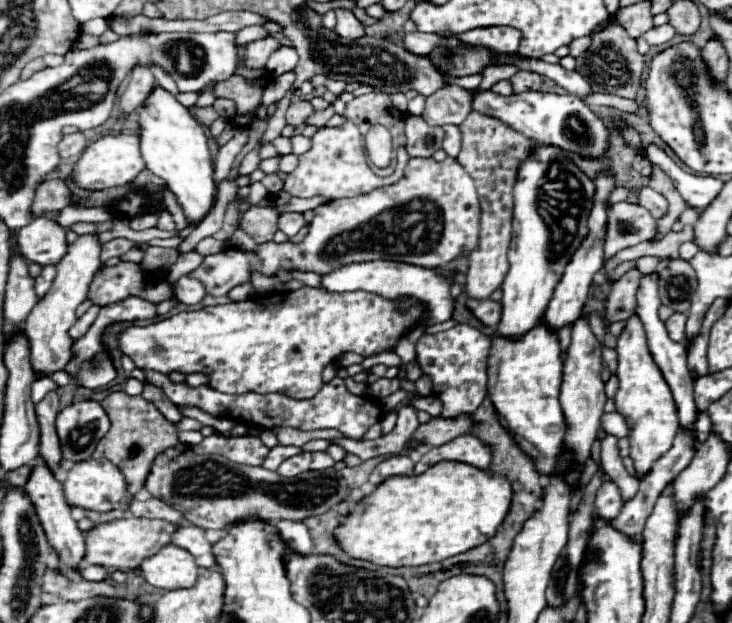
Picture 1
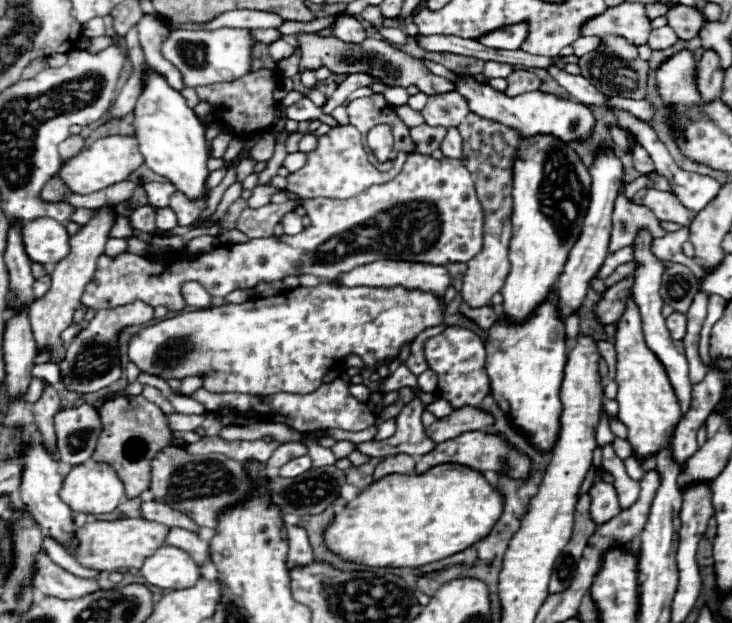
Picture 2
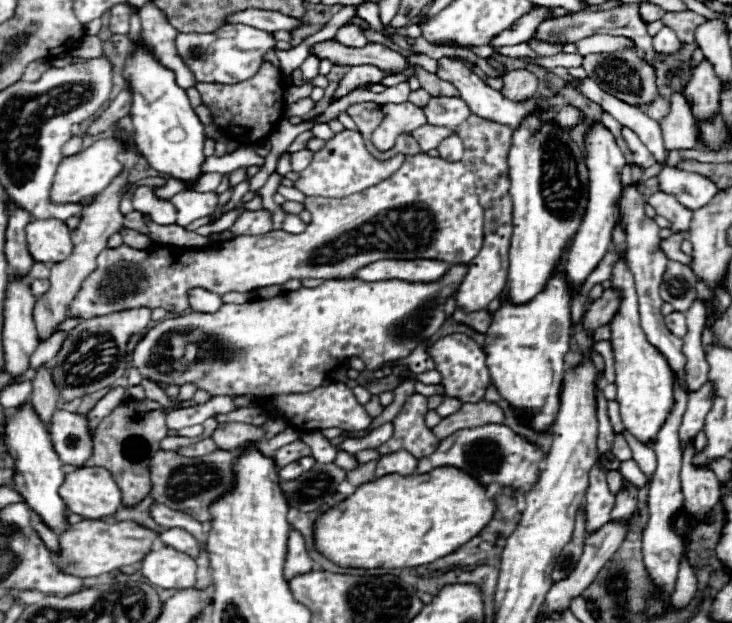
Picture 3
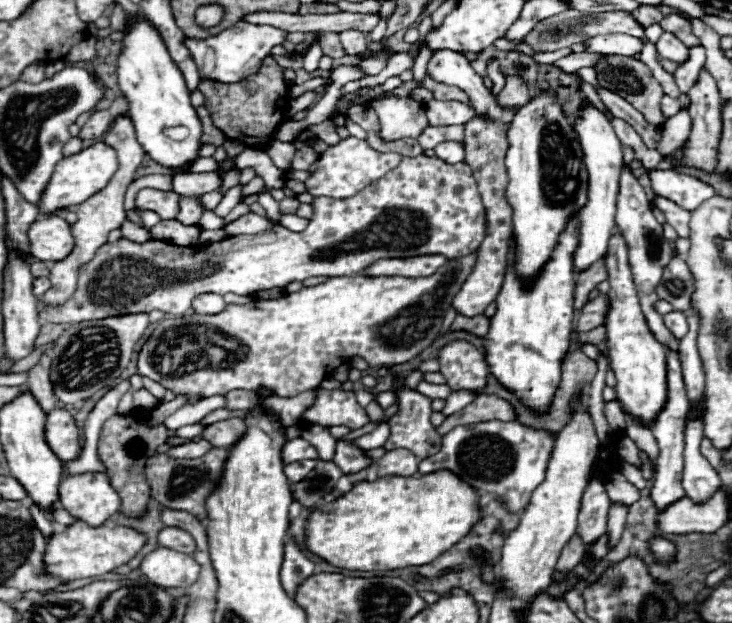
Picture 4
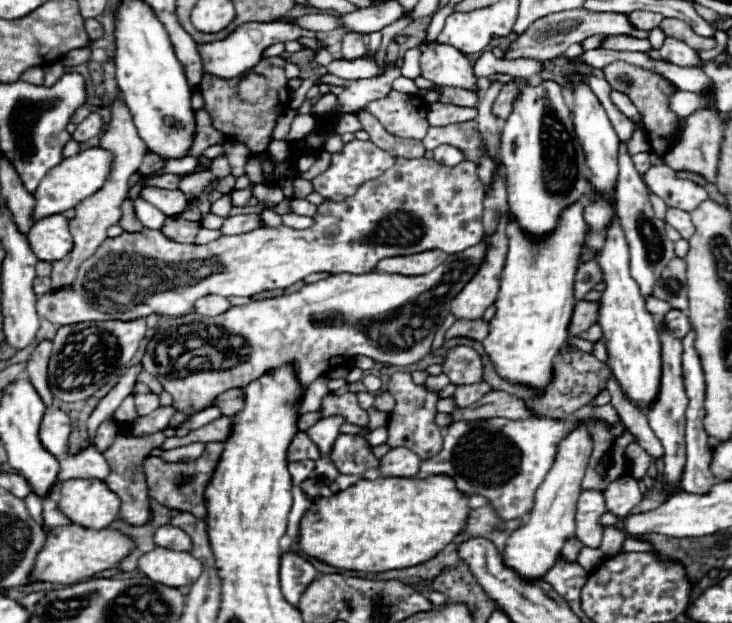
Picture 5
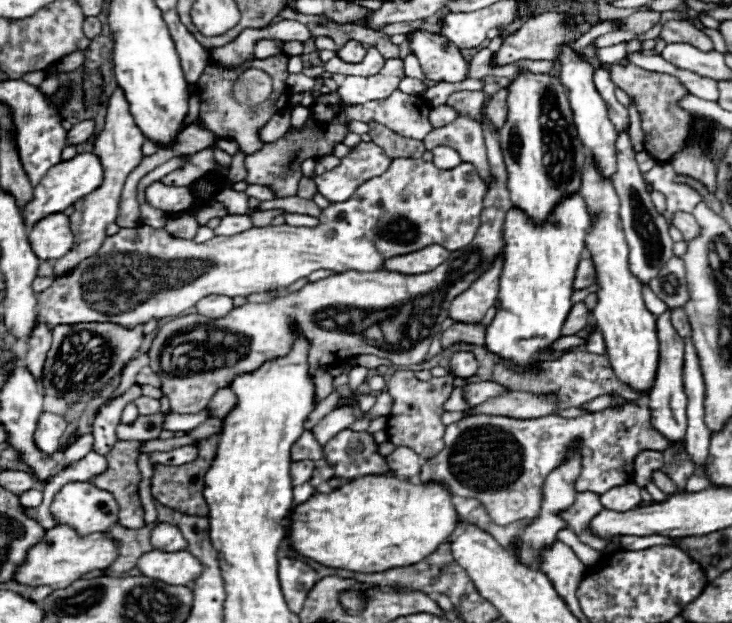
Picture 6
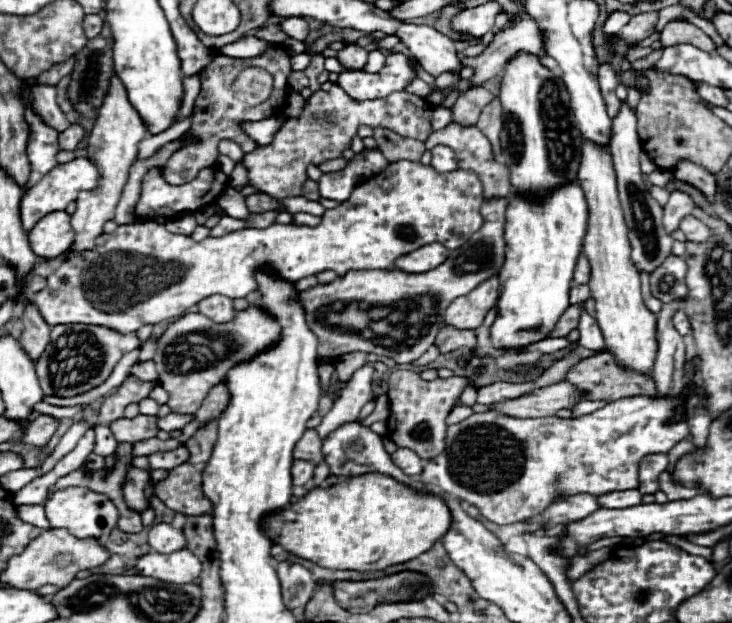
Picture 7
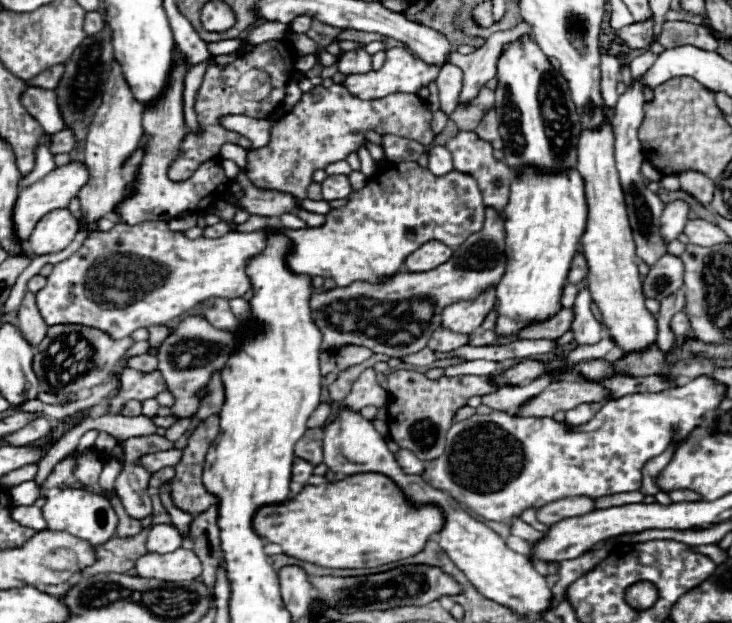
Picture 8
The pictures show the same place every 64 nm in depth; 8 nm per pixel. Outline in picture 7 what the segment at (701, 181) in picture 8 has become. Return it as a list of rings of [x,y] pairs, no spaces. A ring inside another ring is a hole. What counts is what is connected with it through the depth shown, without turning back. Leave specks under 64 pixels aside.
[[[680,160],[674,168],[674,176],[682,182],[688,182],[692,186],[696,186],[708,200],[714,198],[716,192],[716,176],[710,174],[706,168],[702,168],[700,164],[694,164],[690,160]]]

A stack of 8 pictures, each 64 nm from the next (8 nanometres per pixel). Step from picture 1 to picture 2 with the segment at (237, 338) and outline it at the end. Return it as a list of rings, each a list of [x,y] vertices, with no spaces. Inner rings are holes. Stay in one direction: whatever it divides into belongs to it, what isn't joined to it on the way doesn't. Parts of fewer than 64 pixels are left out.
[[[330,282],[318,288],[296,288],[280,296],[248,300],[244,304],[224,304],[206,312],[184,312],[142,328],[128,342],[128,358],[144,372],[158,378],[202,376],[204,388],[218,394],[306,394],[322,386],[322,378],[336,360],[358,354],[366,368],[376,368],[386,356],[398,356],[406,340],[414,340],[422,330],[444,322],[440,304],[432,294],[406,288],[342,288]]]

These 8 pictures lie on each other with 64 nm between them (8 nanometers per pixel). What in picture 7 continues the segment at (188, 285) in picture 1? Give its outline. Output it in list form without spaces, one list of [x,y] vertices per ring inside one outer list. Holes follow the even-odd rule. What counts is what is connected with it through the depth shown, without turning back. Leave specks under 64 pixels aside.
[[[210,296],[198,302],[198,312],[208,316],[212,322],[230,322],[234,316],[234,300],[226,296]]]

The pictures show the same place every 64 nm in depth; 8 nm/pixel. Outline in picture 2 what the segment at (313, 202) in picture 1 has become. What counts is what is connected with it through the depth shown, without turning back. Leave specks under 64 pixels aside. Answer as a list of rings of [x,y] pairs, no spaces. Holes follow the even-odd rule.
[[[288,200],[284,204],[266,204],[262,208],[246,208],[236,228],[244,232],[248,238],[266,238],[274,234],[276,224],[282,220],[286,212],[292,212],[294,206],[302,206],[304,200]]]

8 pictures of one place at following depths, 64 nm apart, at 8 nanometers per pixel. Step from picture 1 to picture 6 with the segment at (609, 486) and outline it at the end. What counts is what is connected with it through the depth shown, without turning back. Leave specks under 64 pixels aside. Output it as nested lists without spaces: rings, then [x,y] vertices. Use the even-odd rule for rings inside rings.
[[[580,492],[572,508],[564,512],[564,520],[570,524],[570,528],[580,538],[580,542],[594,550],[602,550],[606,546],[606,540],[594,536],[588,528],[592,518],[602,510],[604,506],[600,504],[600,496],[594,496],[594,492]]]

